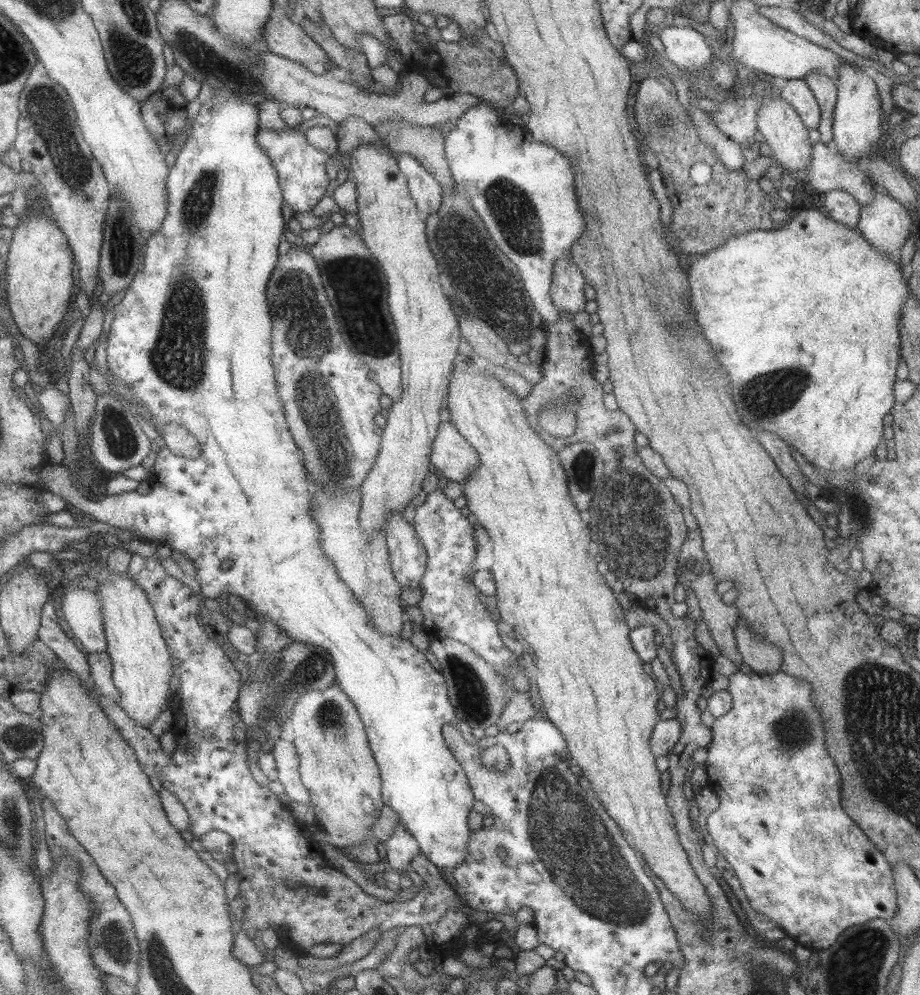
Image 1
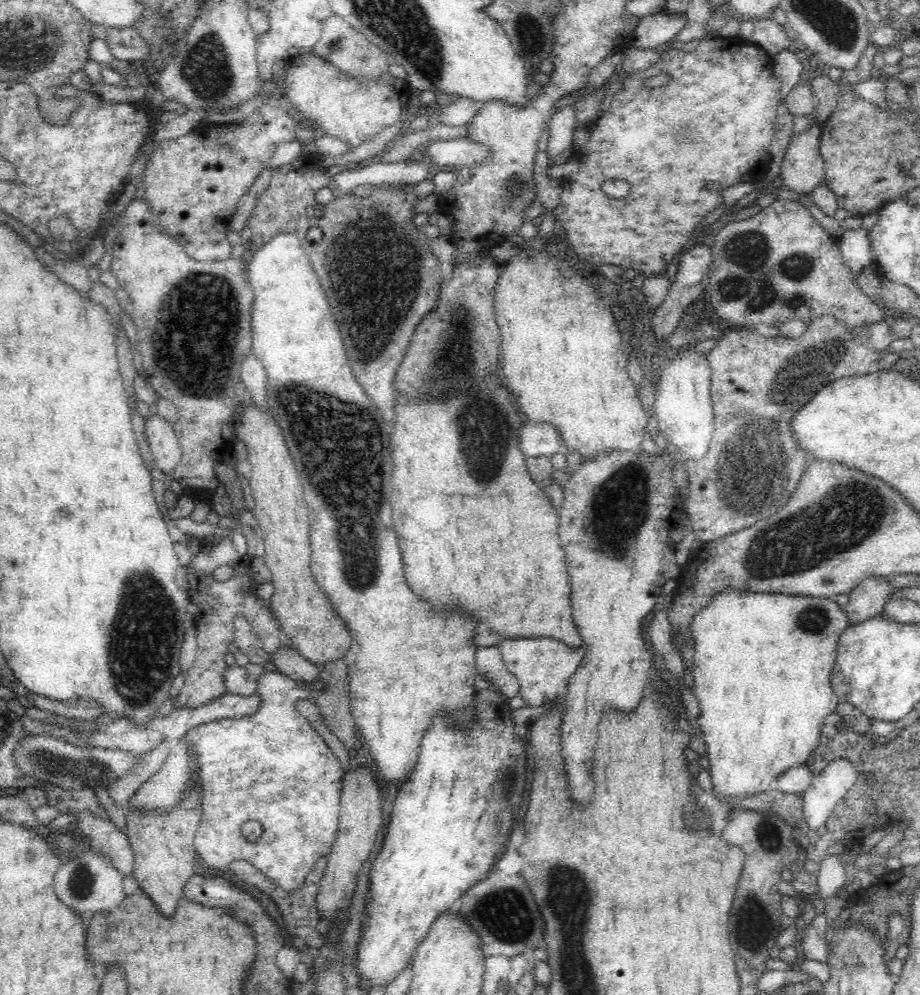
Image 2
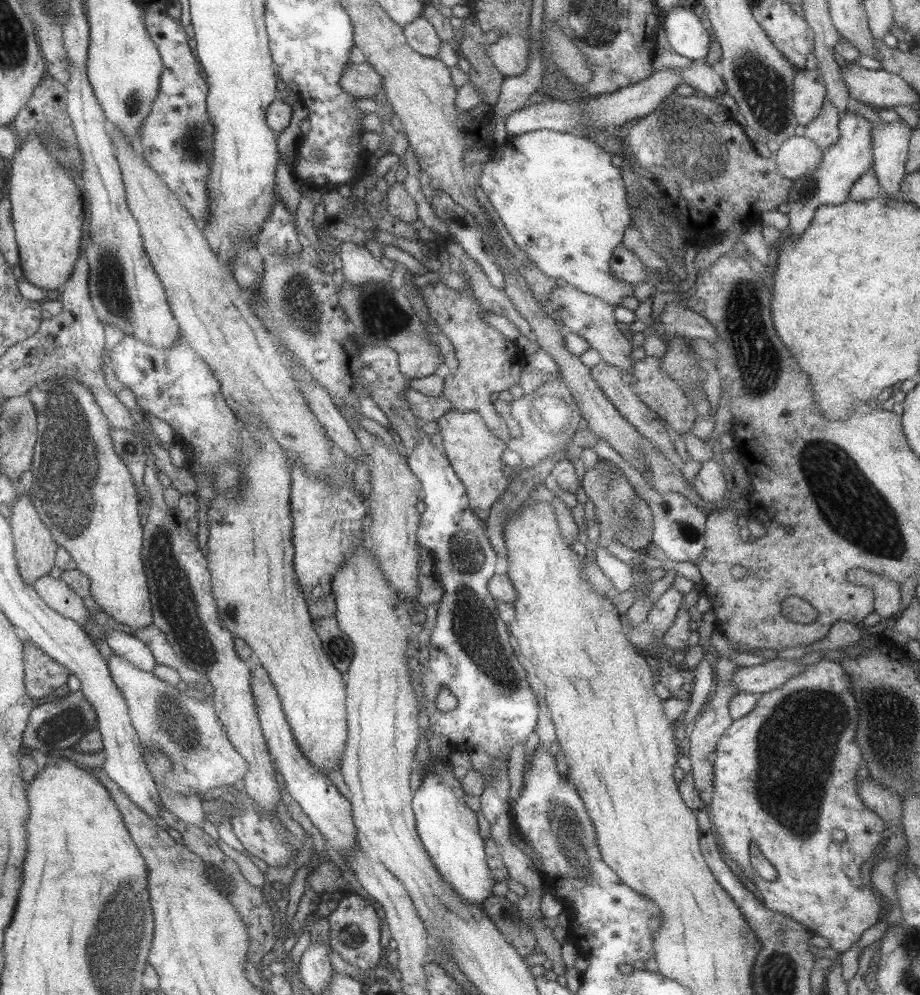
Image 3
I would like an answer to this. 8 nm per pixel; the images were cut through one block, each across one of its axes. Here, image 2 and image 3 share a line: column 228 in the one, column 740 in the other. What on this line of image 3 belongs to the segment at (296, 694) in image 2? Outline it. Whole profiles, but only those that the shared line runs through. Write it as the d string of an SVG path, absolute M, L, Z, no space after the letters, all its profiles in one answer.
M821 659L819 662L807 665L801 672L790 676L785 683L769 692L761 693L758 696L755 706L751 712L733 720L727 730L720 736L715 748L715 760L713 765L713 782L710 804L707 804L707 813L711 815L713 831L719 838L727 851L729 860L746 869L746 872L753 874L749 865L749 844L755 843L761 854L775 868L777 876L772 881L761 879L755 875L758 894L762 903L773 912L780 912L796 920L801 926L809 929L813 934L821 936L829 943L830 948L835 952L847 951L852 944L859 941L859 937L870 926L873 926L879 918L880 907L873 893L861 884L859 866L869 860L875 847L886 834L886 824L874 811L869 810L859 798L855 786L855 775L859 766L861 767L861 754L857 746L853 744L853 732L855 732L857 720L857 705L855 704L852 692L850 691L850 680L845 669L834 661Z

